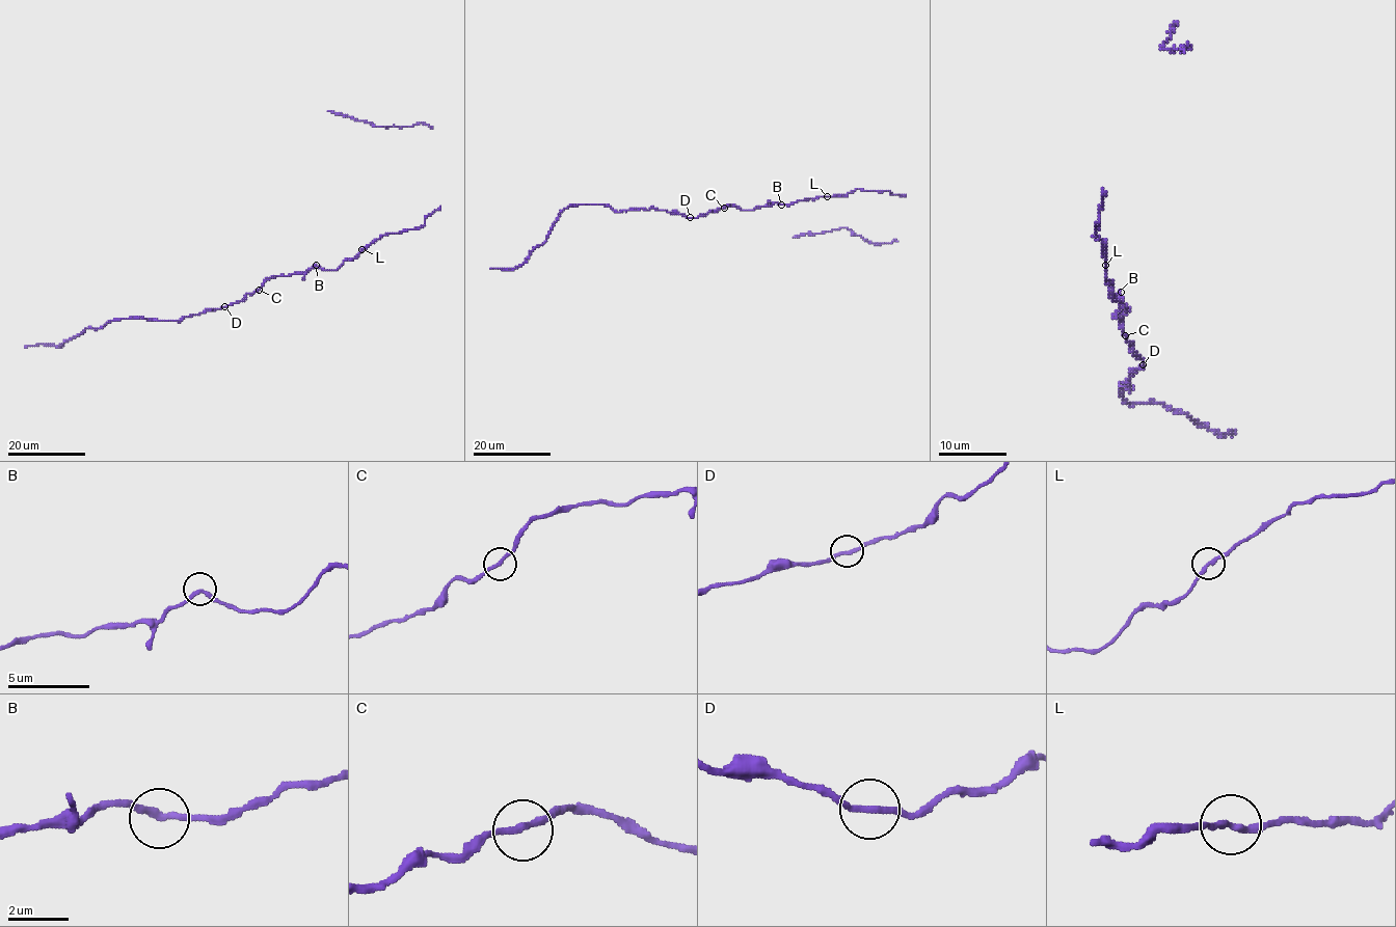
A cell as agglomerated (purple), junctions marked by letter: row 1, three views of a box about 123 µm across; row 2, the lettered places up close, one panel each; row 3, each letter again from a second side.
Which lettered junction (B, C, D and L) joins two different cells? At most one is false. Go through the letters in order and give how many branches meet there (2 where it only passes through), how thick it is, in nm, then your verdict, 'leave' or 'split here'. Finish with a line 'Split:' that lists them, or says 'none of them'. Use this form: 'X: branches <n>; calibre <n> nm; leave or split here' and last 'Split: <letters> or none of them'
B: branches 2; calibre 220 nm; leave
C: branches 2; calibre 200 nm; leave
D: branches 2; calibre 200 nm; leave
L: branches 2; calibre 220 nm; split here
Split: L

